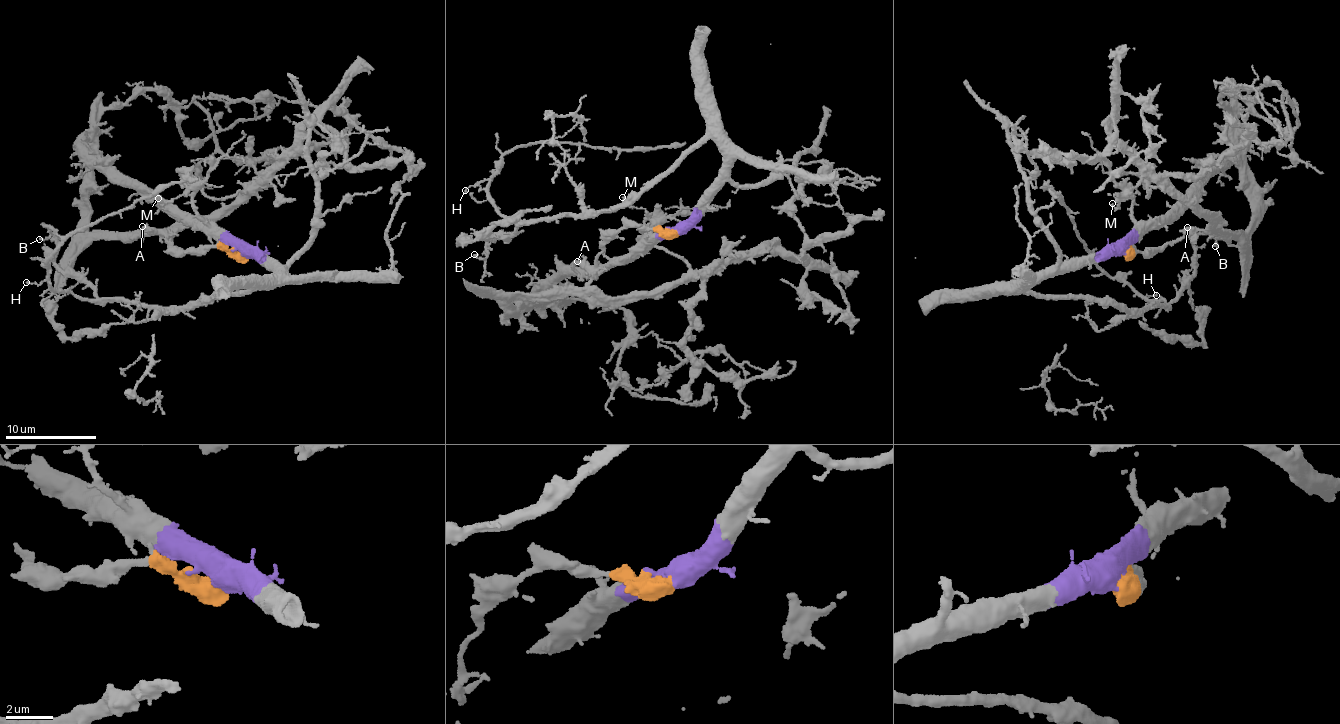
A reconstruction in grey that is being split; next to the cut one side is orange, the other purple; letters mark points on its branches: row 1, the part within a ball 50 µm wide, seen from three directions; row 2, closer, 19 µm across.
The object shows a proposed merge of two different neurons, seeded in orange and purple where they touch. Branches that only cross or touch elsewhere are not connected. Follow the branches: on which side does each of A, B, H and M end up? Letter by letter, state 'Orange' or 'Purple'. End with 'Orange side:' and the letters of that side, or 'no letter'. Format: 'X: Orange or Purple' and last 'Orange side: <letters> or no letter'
A: Orange
B: Purple
H: Purple
M: Purple
Orange side: A

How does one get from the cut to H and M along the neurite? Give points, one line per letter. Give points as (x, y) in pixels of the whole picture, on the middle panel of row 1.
H: (677, 232), (719, 175), (722, 149), (711, 139), (638, 193), (588, 214), (508, 220), (487, 179), (464, 191)
M: (677, 232), (655, 235), (648, 227), (652, 220), (643, 209), (626, 204), (623, 198)

